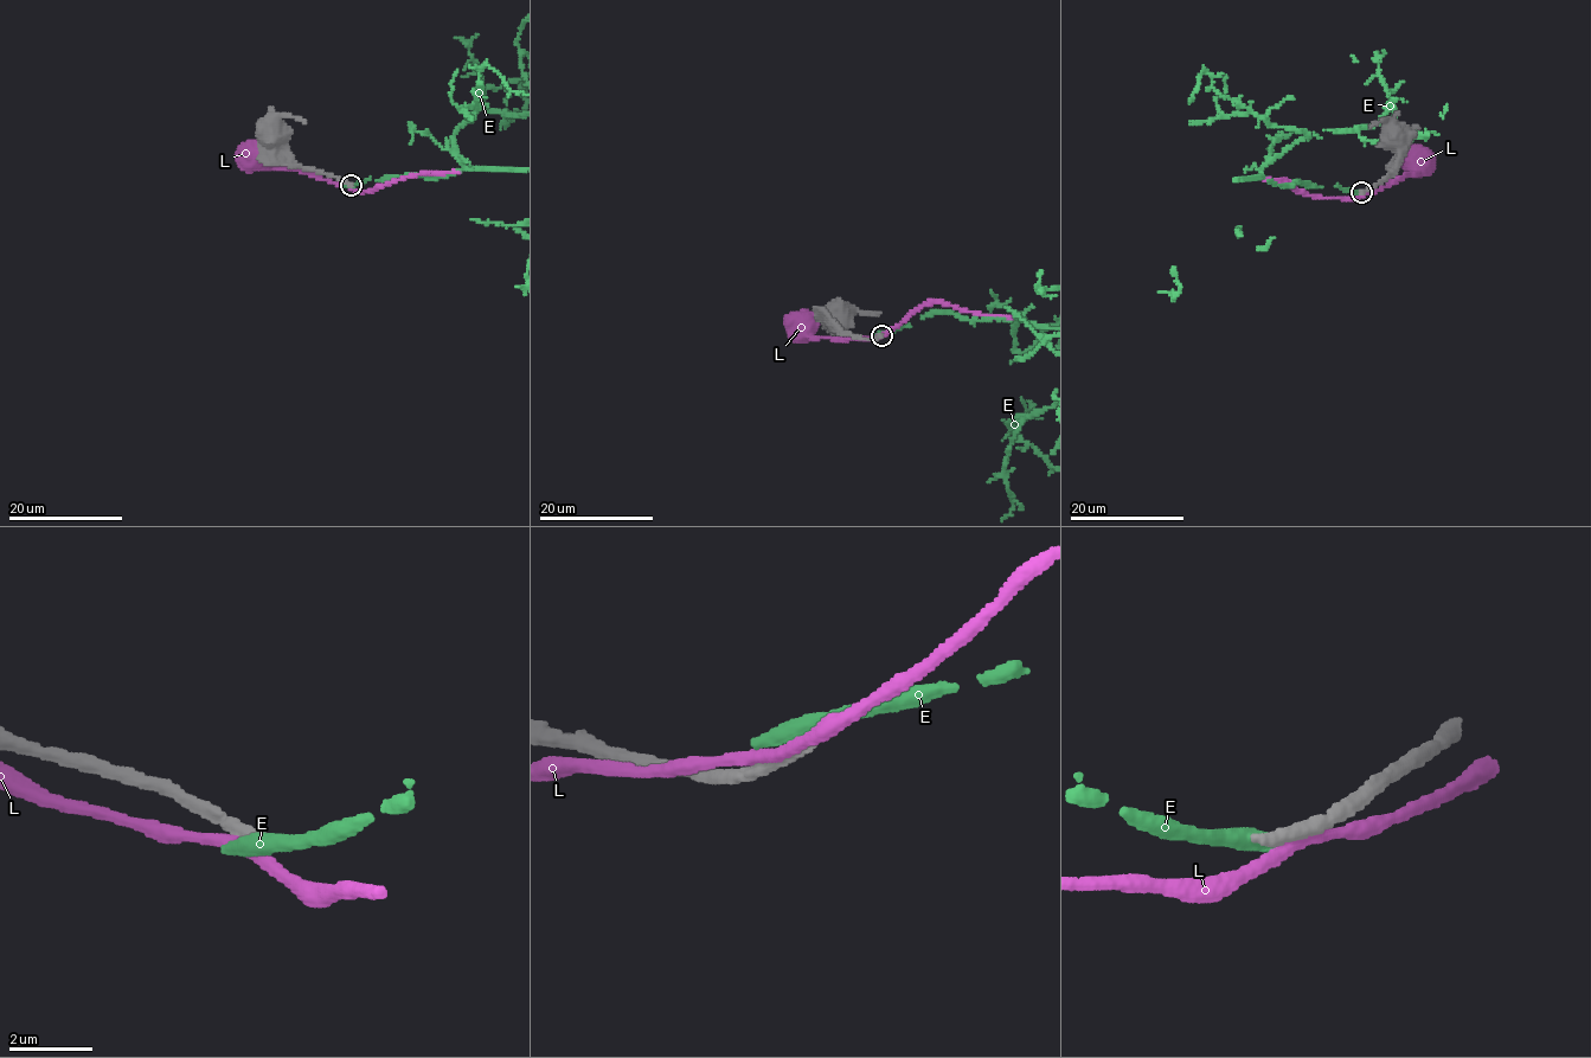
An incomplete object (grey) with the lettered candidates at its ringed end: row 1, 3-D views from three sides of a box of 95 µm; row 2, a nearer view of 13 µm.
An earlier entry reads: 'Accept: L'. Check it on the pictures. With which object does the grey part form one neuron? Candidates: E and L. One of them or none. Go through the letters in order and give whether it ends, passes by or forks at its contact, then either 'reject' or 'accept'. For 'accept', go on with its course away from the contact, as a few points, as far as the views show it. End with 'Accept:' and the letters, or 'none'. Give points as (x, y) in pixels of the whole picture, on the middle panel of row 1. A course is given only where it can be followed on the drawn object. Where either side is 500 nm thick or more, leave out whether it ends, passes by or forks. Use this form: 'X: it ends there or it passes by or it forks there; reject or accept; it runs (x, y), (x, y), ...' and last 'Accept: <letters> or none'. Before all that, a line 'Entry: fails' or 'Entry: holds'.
Entry: fails
E: reject
L: it passes by; reject
Accept: none

